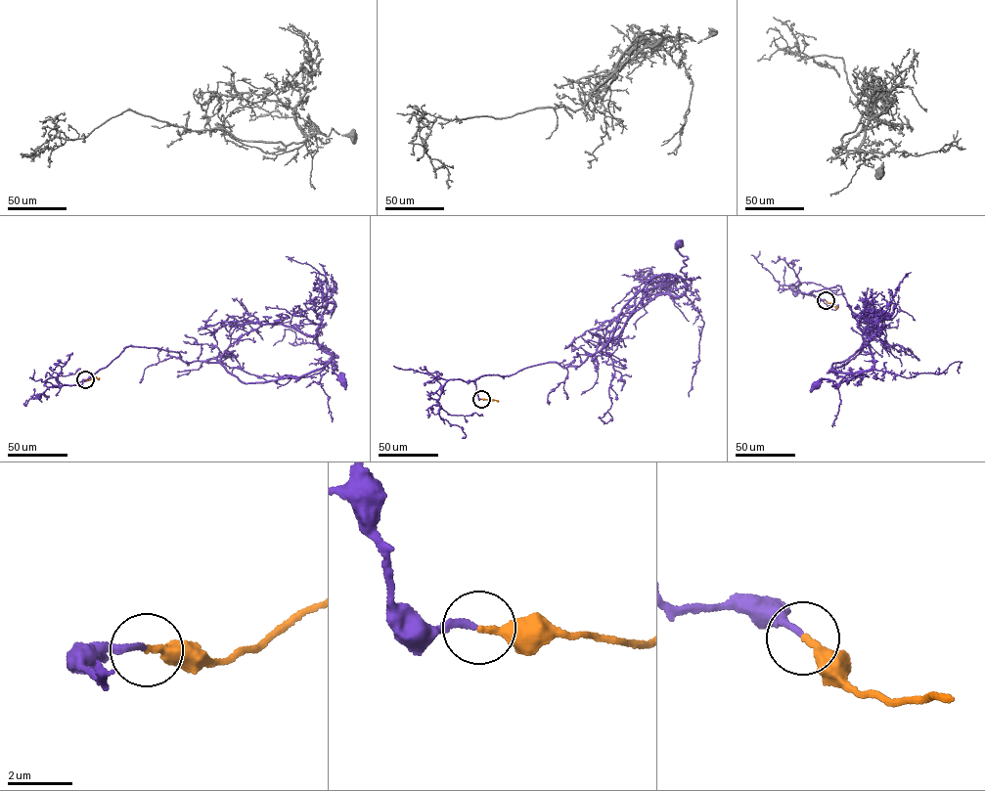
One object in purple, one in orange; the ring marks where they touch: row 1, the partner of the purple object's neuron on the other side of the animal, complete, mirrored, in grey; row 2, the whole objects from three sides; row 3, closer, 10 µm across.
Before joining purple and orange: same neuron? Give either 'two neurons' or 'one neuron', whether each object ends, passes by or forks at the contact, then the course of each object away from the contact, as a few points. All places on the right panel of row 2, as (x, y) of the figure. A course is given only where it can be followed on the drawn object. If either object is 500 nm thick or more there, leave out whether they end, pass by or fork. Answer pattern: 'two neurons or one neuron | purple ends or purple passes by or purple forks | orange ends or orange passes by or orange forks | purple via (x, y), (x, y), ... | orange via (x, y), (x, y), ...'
one neuron | purple ends | orange ends | purple via (826, 300), (810, 293), (840, 286), (866, 331), (856, 352), (829, 370), (860, 373), (837, 386), (816, 384) | orange via (826, 300), (837, 307)

